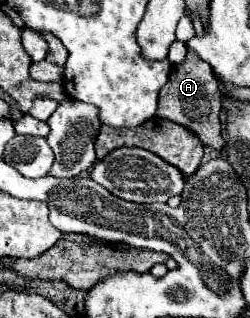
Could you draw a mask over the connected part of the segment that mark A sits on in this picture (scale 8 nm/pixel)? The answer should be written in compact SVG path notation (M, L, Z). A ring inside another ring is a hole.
M188 50L184 62L178 64L178 66L172 66L168 82L160 90L156 116L186 126L188 130L196 132L196 136L200 136L200 140L206 146L222 150L226 142L222 138L220 114L222 114L222 96L220 96L218 80L212 76L210 64L204 64L204 60L200 60L196 56L196 52Z

